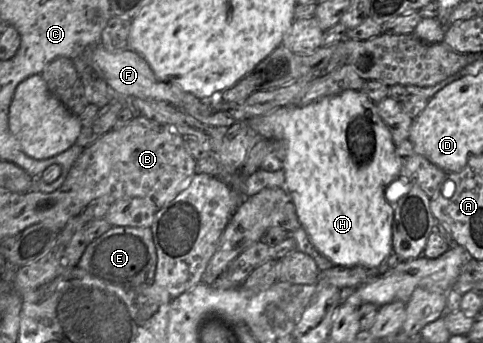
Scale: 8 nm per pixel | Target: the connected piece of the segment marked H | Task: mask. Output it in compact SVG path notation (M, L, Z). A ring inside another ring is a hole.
M346 90L340 94L322 98L304 106L285 106L264 115L258 115L247 120L249 126L266 141L283 143L285 157L282 171L284 172L283 188L294 204L297 218L301 227L306 231L314 247L335 266L362 266L368 269L380 268L392 256L392 221L394 205L386 198L388 185L400 178L400 160L396 154L391 133L376 110L376 103L372 102L361 90Z

